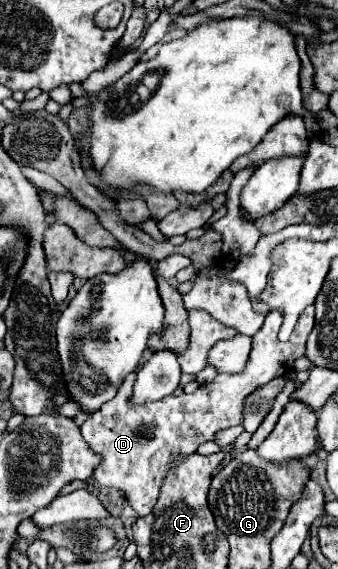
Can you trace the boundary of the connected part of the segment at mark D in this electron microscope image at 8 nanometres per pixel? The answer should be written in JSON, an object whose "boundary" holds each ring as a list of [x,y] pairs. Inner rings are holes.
{"boundary":[[[314,305],[306,307],[306,311],[300,315],[292,337],[286,343],[278,339],[282,319],[284,315],[280,311],[268,313],[264,327],[252,337],[254,345],[244,371],[218,375],[218,379],[214,379],[210,385],[200,385],[192,395],[168,395],[164,401],[160,399],[156,403],[146,403],[144,407],[132,407],[128,403],[128,395],[132,395],[136,373],[128,375],[116,397],[102,405],[102,409],[86,419],[80,427],[84,441],[96,455],[102,457],[102,463],[94,469],[94,479],[102,487],[120,489],[126,495],[128,505],[140,517],[148,515],[160,497],[162,483],[172,465],[194,453],[200,443],[212,441],[218,429],[240,425],[246,395],[250,395],[258,385],[286,375],[294,367],[290,361],[304,355],[306,339],[314,327]]]}

